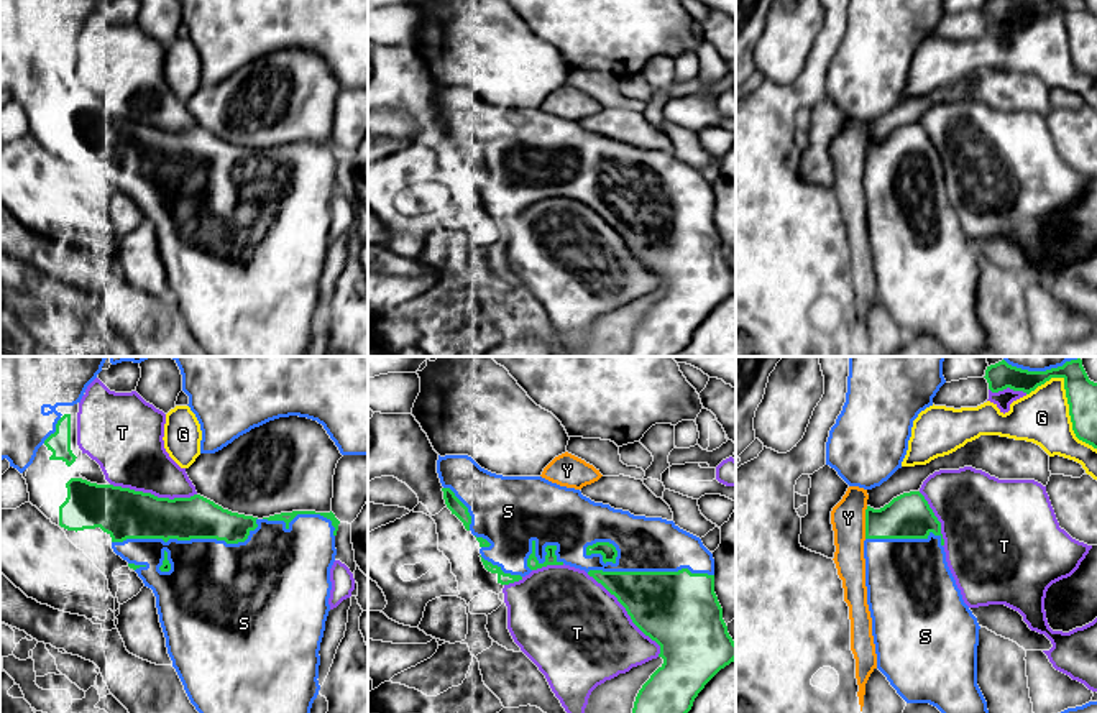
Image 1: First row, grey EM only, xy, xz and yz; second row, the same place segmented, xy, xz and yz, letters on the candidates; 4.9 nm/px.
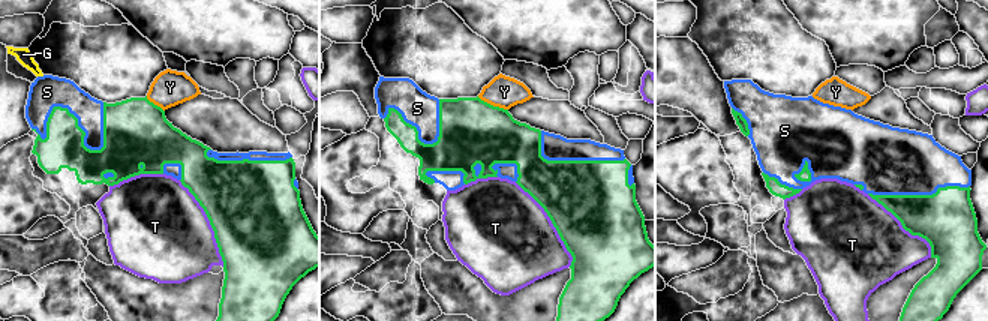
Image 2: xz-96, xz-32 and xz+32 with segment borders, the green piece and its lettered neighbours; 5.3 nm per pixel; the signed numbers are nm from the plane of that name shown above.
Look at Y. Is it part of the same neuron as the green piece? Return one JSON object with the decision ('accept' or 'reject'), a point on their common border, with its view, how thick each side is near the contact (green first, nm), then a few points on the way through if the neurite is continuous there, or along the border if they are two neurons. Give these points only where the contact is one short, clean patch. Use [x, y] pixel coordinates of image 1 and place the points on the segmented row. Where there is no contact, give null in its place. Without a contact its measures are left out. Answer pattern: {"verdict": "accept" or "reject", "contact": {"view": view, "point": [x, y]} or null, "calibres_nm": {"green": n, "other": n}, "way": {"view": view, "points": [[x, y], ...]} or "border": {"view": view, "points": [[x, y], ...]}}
{"verdict": "reject", "contact": {"view": "yz", "point": [866, 523]}, "calibres_nm": {"green": 220, "other": 170}, "border": {"view": "yz", "points": [[867, 506], [864, 538]]}}

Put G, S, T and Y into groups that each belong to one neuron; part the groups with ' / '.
G / S / T / Y

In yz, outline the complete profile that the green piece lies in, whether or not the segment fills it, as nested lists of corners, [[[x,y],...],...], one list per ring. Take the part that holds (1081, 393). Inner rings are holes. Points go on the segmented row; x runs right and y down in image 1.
[[[1003,356],[987,366],[992,393],[1007,388],[1030,394],[1051,378],[1063,378],[1076,437],[1097,448],[1097,383],[1090,381],[1081,356]]]

